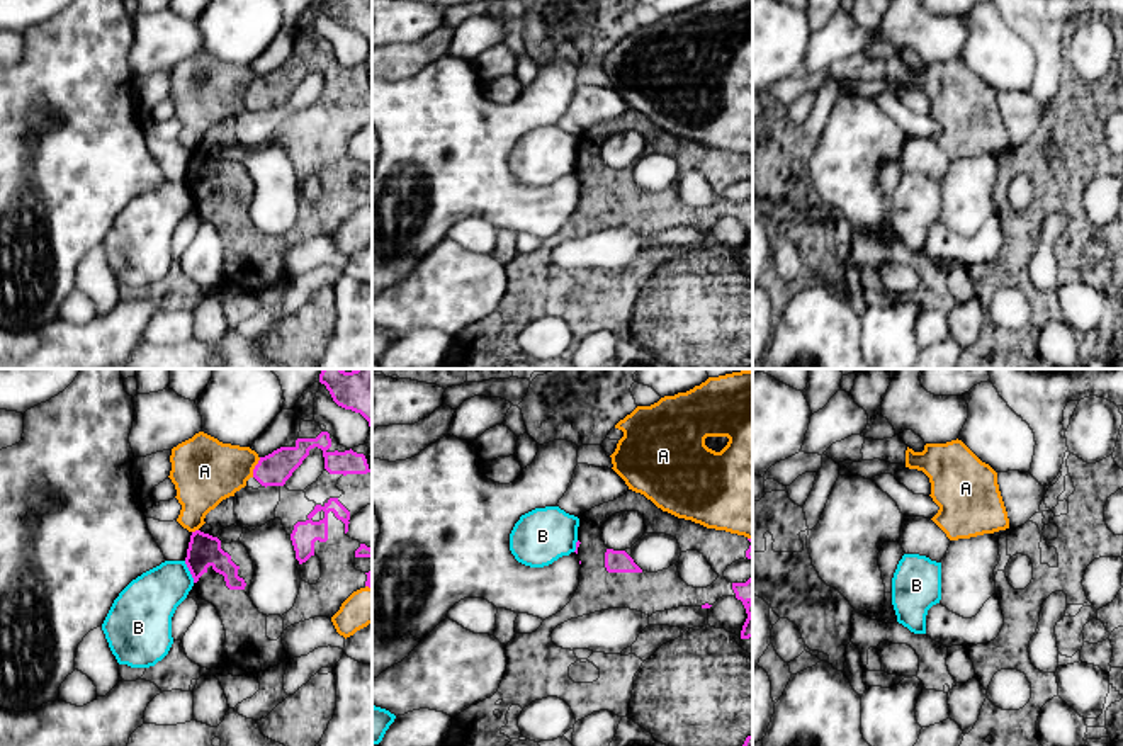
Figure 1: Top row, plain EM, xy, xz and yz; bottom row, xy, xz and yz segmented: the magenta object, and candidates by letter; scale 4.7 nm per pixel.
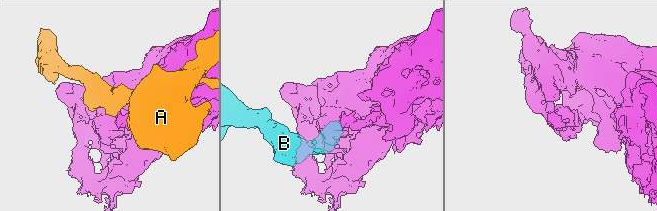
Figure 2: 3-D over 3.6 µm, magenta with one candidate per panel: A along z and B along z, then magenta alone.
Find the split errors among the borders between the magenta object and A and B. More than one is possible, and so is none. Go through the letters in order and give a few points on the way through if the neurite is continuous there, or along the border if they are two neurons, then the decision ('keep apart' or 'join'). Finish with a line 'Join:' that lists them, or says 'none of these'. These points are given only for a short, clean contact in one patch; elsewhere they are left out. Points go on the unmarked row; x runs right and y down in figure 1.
A: keep apart
B: along xy (184, 180), (194, 201) | keep apart
Join: none of these

